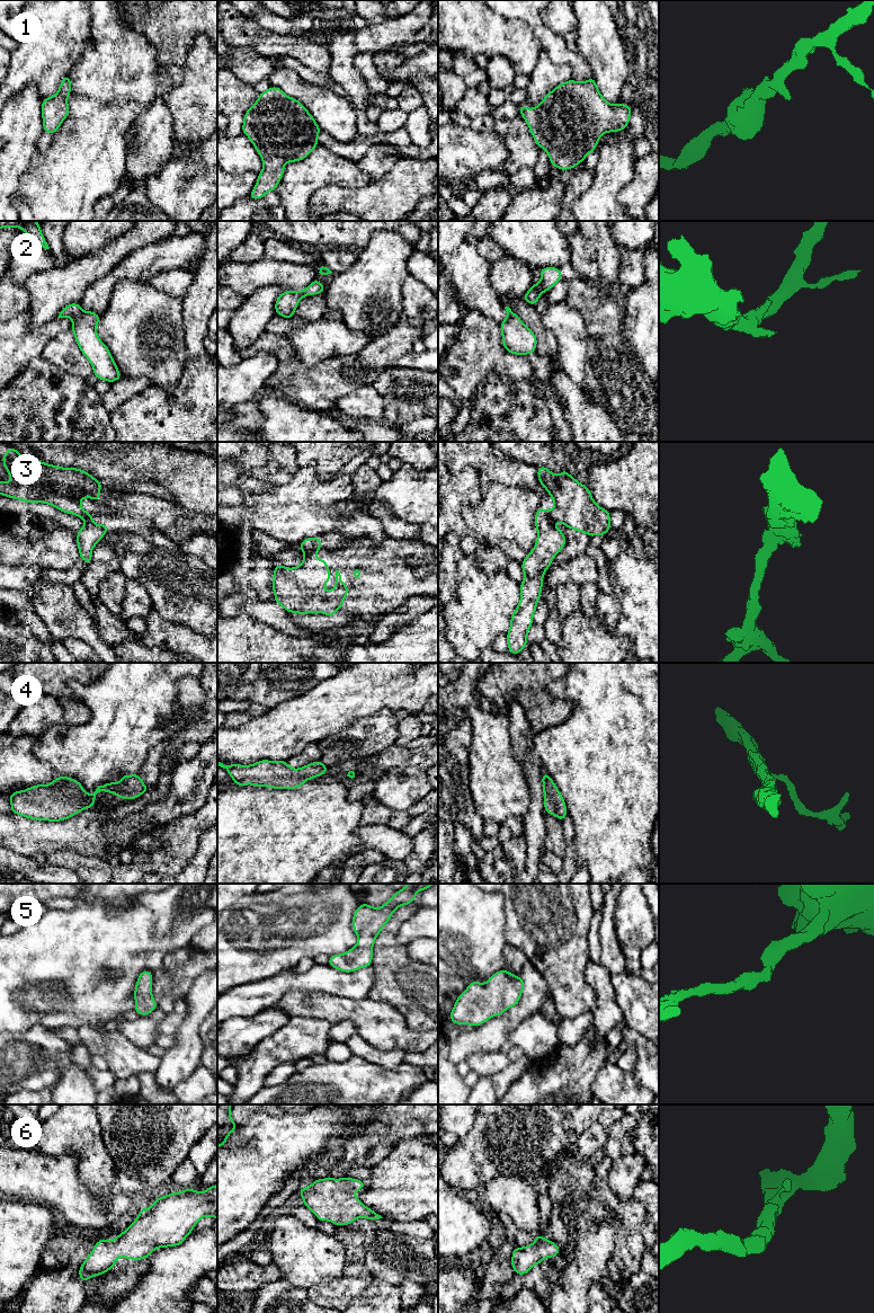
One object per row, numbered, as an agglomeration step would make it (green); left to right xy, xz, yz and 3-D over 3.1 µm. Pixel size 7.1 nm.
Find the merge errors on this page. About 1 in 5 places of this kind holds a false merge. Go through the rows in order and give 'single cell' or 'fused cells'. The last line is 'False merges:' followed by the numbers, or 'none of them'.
1: single cell
2: single cell
3: fused cells
4: single cell
5: single cell
6: single cell
False merges: 3

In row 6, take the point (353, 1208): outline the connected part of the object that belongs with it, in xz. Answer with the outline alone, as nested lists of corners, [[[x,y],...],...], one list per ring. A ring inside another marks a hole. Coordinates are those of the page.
[[[349,1177],[315,1179],[305,1188],[298,1188],[303,1205],[321,1221],[331,1221],[336,1226],[349,1225],[359,1217],[371,1221],[383,1218],[360,1203],[354,1194],[363,1190],[365,1181]]]

